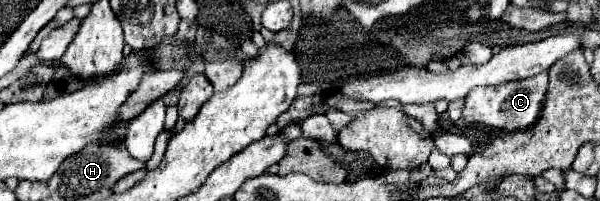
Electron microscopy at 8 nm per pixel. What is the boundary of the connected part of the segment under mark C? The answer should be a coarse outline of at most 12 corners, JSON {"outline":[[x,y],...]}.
{"outline":[[547,72],[473,88],[461,118],[507,132],[541,114]]}

